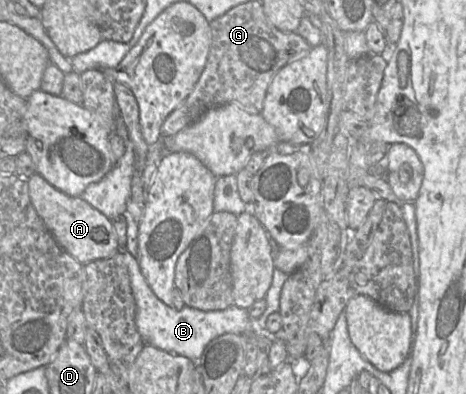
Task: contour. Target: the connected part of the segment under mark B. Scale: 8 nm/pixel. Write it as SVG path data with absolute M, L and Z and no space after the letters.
M125 248L122 249L124 263L130 275L130 284L136 304L135 324L137 331L141 335L145 344L150 344L158 349L169 353L175 353L198 361L205 347L214 338L225 333L247 334L253 330L267 330L266 321L270 314L279 312L281 289L288 274L274 269L272 282L265 296L266 308L263 314L253 320L248 314L248 310L231 305L224 310L201 311L185 306L181 310L165 305L159 300L151 290L144 278L138 260L133 257Z

